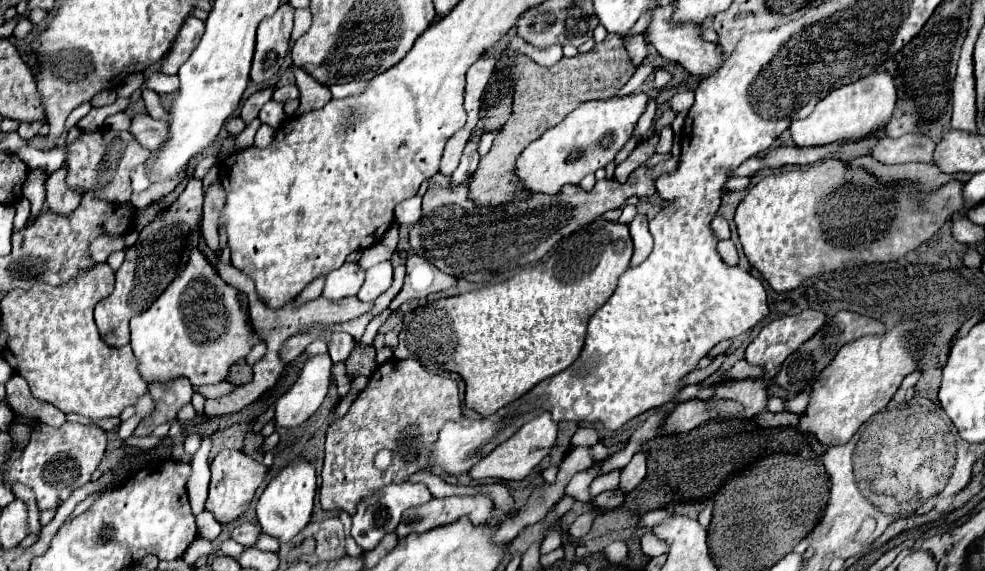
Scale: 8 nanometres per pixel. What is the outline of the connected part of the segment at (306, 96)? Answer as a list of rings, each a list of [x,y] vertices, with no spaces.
[[[291,66],[291,72],[295,74],[297,86],[301,90],[301,106],[297,110],[297,114],[305,114],[309,110],[317,110],[321,106],[325,106],[331,100],[331,92],[327,86],[319,84],[317,80],[311,80],[311,76],[307,76],[301,68]]]

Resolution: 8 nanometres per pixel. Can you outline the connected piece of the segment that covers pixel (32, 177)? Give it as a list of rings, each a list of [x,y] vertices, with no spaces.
[[[39,168],[29,170],[27,180],[23,184],[23,196],[31,203],[30,216],[35,216],[35,218],[39,216],[45,202],[45,180]]]

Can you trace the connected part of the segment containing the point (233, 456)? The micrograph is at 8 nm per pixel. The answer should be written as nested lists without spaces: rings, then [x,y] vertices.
[[[221,450],[211,462],[211,486],[209,486],[209,498],[207,498],[205,508],[213,512],[213,516],[221,524],[237,520],[249,508],[255,496],[255,490],[265,480],[267,472],[269,468],[265,464],[257,462],[255,458],[251,458],[249,454],[241,450]]]

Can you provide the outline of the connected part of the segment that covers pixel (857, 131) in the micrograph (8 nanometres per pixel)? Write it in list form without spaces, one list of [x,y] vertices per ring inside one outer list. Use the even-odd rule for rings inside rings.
[[[871,74],[863,80],[837,88],[819,104],[805,120],[793,120],[789,130],[797,146],[825,146],[833,142],[859,142],[871,136],[875,130],[883,128],[895,108],[897,92],[893,78],[889,74]]]

